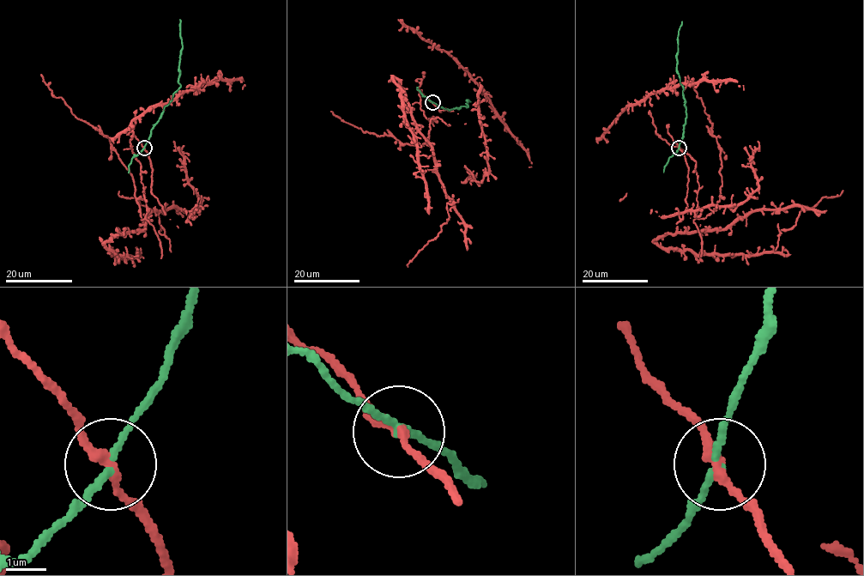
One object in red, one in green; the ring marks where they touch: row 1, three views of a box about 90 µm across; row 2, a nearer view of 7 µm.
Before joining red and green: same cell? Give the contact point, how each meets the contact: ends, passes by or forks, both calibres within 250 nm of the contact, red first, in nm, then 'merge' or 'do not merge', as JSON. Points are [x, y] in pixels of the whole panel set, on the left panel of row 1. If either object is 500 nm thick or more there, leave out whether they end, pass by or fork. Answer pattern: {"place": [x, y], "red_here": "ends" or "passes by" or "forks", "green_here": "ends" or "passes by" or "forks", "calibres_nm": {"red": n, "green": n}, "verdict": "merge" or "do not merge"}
{"place": [144, 148], "red_here": "passes by", "green_here": "passes by", "calibres_nm": {"red": 220, "green": 160}, "verdict": "do not merge"}

